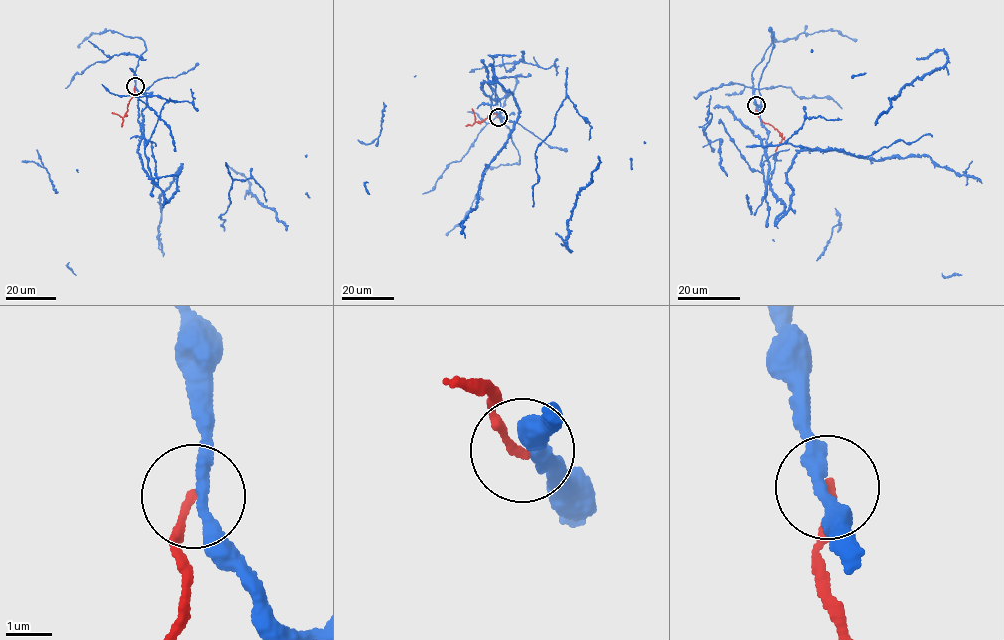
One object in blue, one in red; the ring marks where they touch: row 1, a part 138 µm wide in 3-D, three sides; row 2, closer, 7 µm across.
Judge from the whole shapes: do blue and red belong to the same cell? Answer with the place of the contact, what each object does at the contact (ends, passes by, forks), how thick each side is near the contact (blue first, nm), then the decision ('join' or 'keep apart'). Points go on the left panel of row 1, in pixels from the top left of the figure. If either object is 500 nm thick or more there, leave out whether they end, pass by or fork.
place (135, 86); blue passes by; red ends; calibres 260 and 160 nm; keep apart

